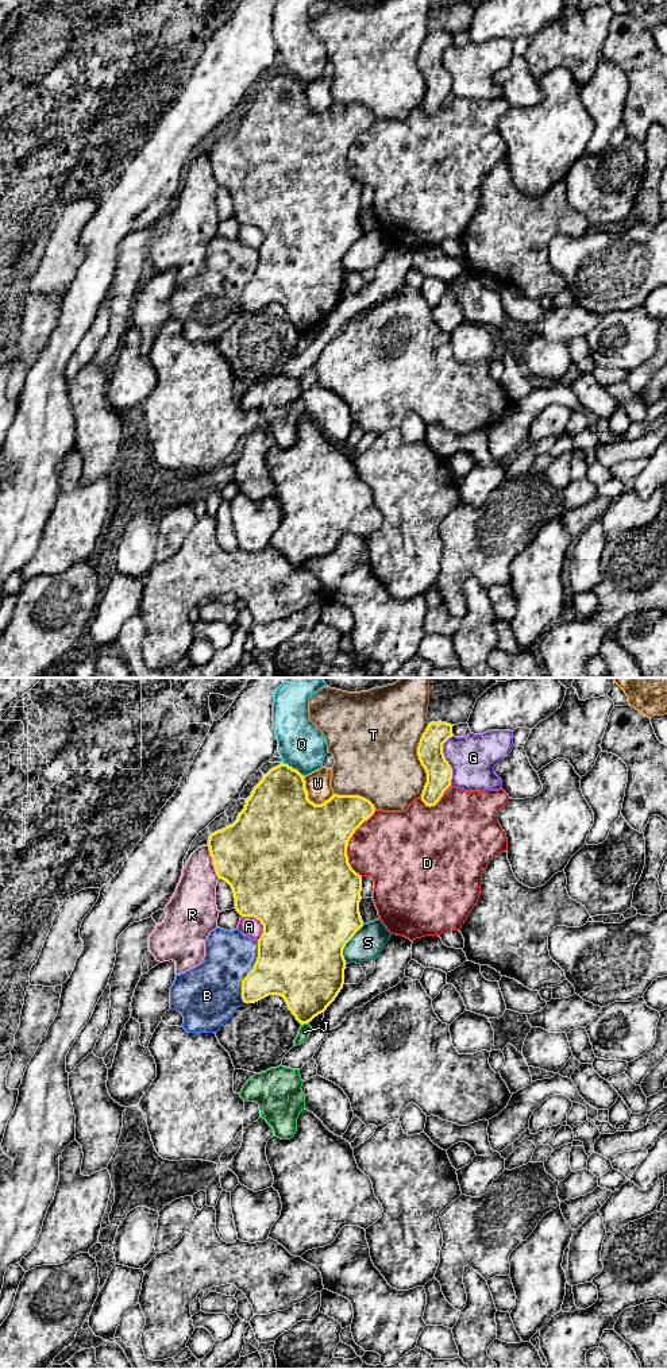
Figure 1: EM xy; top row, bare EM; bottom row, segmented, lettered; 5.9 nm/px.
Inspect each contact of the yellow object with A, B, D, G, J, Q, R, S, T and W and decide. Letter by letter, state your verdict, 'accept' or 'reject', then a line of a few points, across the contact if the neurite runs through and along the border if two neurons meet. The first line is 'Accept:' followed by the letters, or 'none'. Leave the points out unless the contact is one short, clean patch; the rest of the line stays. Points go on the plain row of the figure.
Accept: none
A: reject
B: reject
D: reject
G: reject
J: reject; line xy (307, 331), (301, 334)
Q: reject
R: reject; line xy (207, 154), (219, 186)
S: reject
T: reject
W: reject

